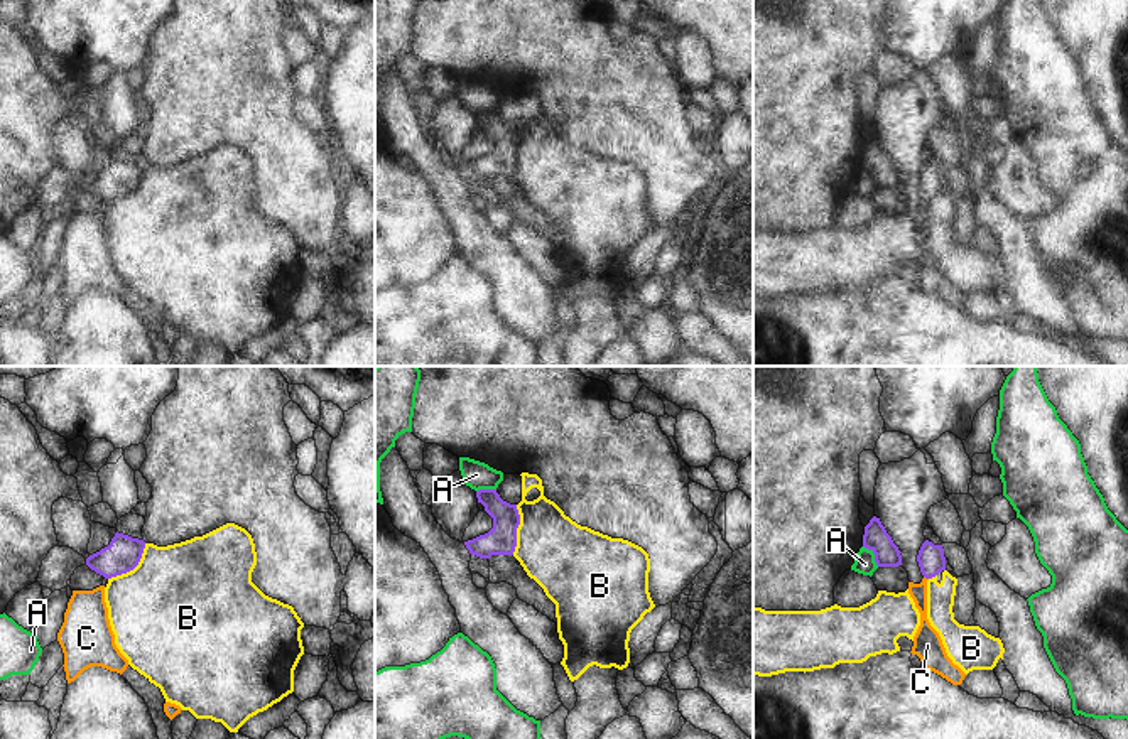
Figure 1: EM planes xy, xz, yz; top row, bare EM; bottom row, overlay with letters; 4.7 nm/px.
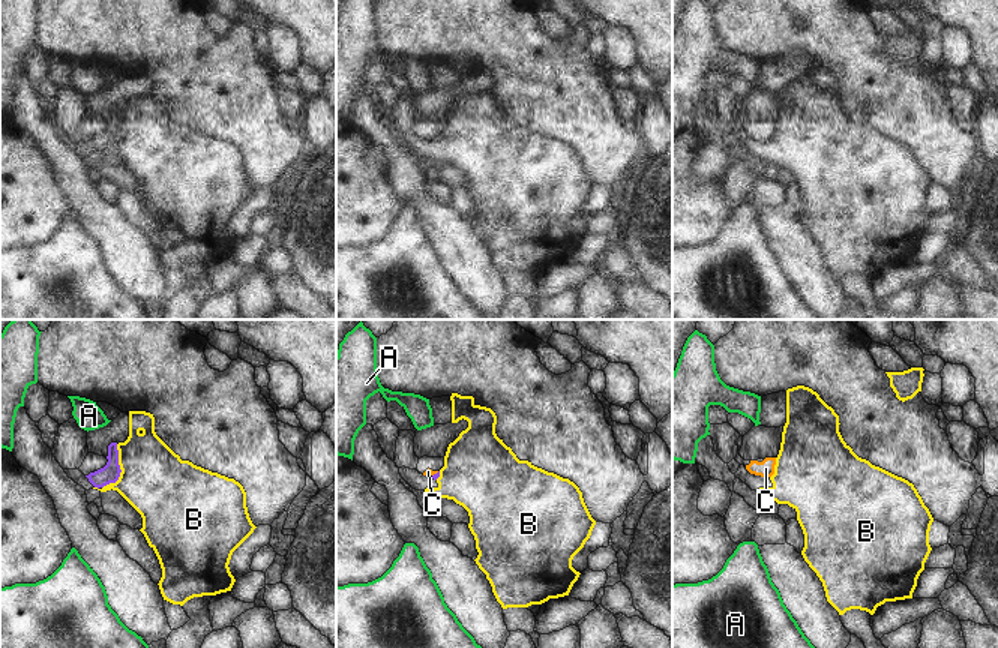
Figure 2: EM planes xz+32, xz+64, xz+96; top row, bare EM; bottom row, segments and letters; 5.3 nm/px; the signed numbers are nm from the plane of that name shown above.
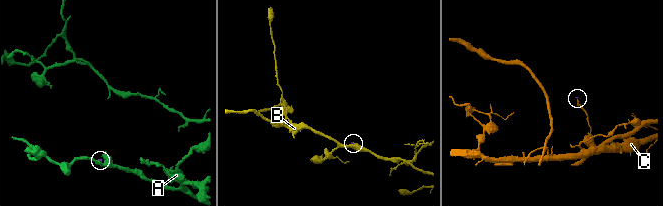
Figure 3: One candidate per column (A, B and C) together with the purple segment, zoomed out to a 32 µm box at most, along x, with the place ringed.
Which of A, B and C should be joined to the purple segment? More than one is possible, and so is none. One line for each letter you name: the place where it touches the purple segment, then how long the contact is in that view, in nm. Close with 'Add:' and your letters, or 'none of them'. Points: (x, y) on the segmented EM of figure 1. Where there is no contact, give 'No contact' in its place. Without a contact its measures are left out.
Add: none of them

